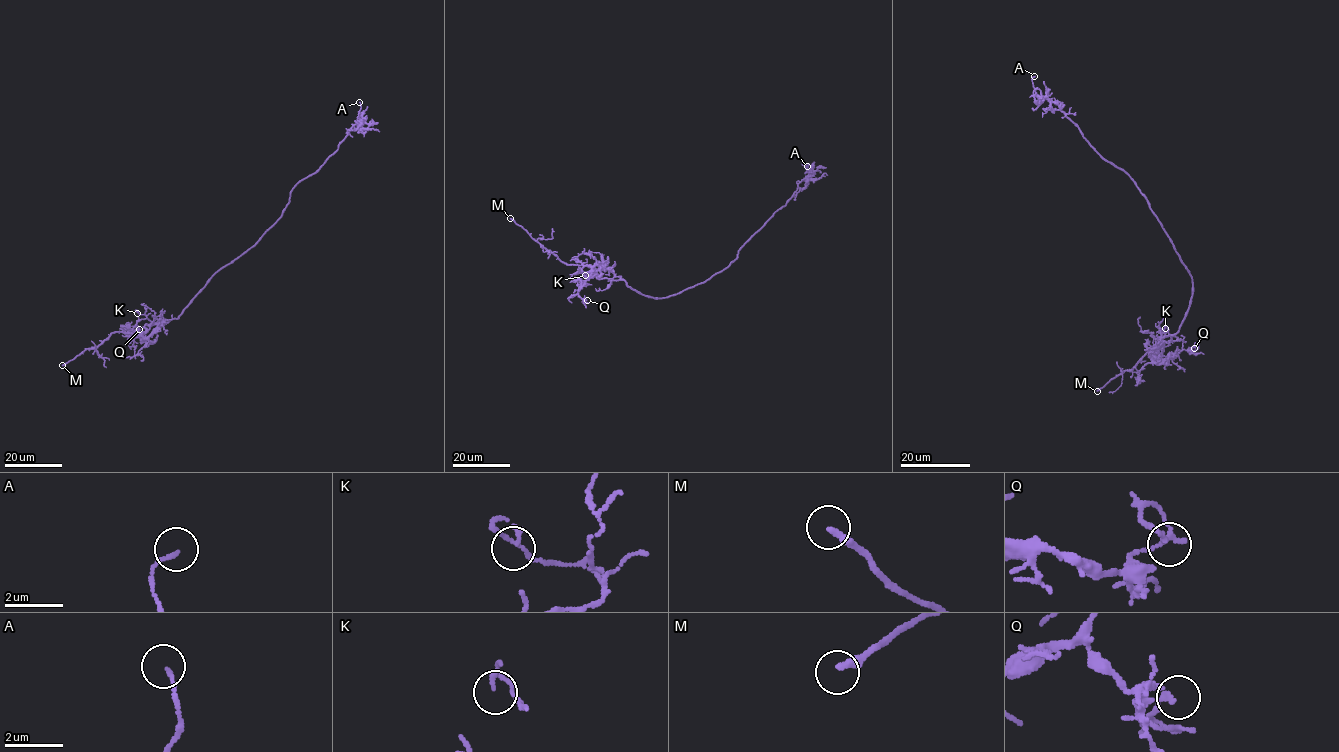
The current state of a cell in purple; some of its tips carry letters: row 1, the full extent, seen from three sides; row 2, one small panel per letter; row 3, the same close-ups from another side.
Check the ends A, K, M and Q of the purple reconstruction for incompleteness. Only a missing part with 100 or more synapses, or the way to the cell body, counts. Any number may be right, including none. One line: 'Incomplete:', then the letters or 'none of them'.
Incomplete: M

